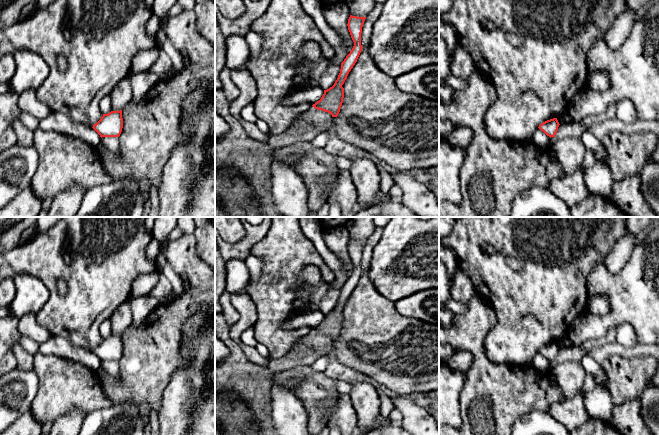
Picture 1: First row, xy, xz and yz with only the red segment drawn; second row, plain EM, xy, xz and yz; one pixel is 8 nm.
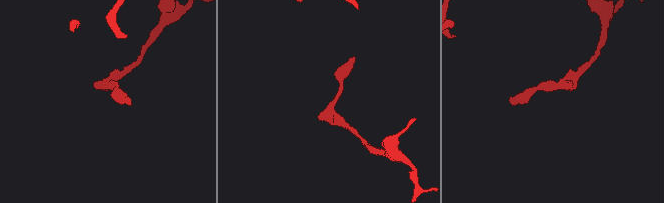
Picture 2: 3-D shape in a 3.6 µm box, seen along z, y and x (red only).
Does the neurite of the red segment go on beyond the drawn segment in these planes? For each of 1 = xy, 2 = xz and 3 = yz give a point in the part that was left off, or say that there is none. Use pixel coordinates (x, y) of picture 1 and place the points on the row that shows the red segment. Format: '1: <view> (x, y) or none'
1: none
2: none
3: none

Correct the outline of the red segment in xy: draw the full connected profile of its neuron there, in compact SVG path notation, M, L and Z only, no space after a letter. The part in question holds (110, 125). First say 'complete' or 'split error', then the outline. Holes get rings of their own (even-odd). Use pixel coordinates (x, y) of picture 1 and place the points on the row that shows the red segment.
complete; M122 110L103 114L92 127L100 137L119 137L123 128Z

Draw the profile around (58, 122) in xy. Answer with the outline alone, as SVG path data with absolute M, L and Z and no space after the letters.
M51 112L47 117L40 119L38 129L68 135L95 148L101 143L100 135L93 128L75 123L70 117L60 112Z

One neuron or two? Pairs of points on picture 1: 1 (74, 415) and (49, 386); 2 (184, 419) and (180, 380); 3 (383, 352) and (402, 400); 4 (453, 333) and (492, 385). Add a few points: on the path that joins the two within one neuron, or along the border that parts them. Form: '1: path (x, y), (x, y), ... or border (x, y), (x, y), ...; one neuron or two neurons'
1: border (85, 413), (79, 410), (69, 410), (52, 422); two neurons
2: path (184, 409), (184, 390); one neuron
3: border (399, 394), (406, 395); two neurons
4: path (467, 342), (479, 354), (482, 371); one neuron

